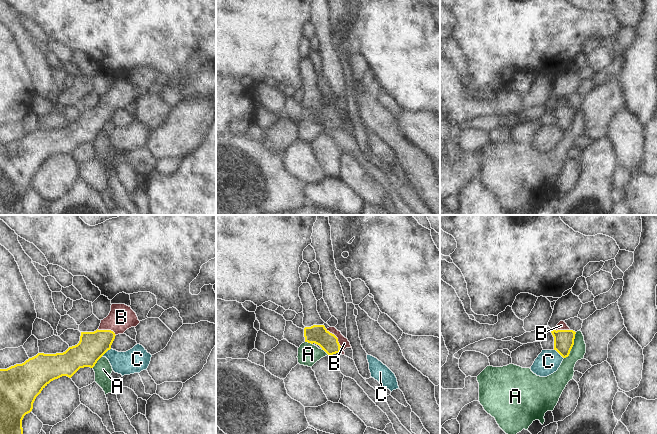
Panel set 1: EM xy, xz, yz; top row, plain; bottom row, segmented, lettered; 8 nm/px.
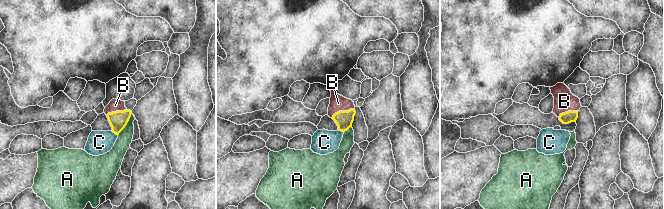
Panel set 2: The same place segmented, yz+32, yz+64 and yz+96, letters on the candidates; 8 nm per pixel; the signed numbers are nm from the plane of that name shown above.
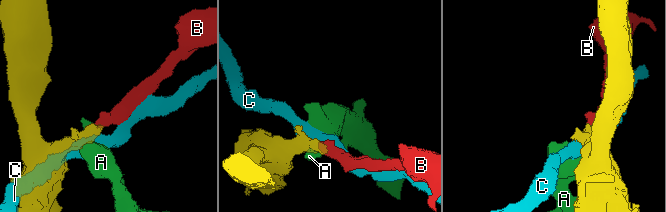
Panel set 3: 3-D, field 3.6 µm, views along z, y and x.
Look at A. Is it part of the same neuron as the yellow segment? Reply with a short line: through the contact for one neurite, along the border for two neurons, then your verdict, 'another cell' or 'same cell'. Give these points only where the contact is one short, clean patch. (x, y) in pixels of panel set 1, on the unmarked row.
line yz (576, 108), (570, 129), (564, 134); another cell

